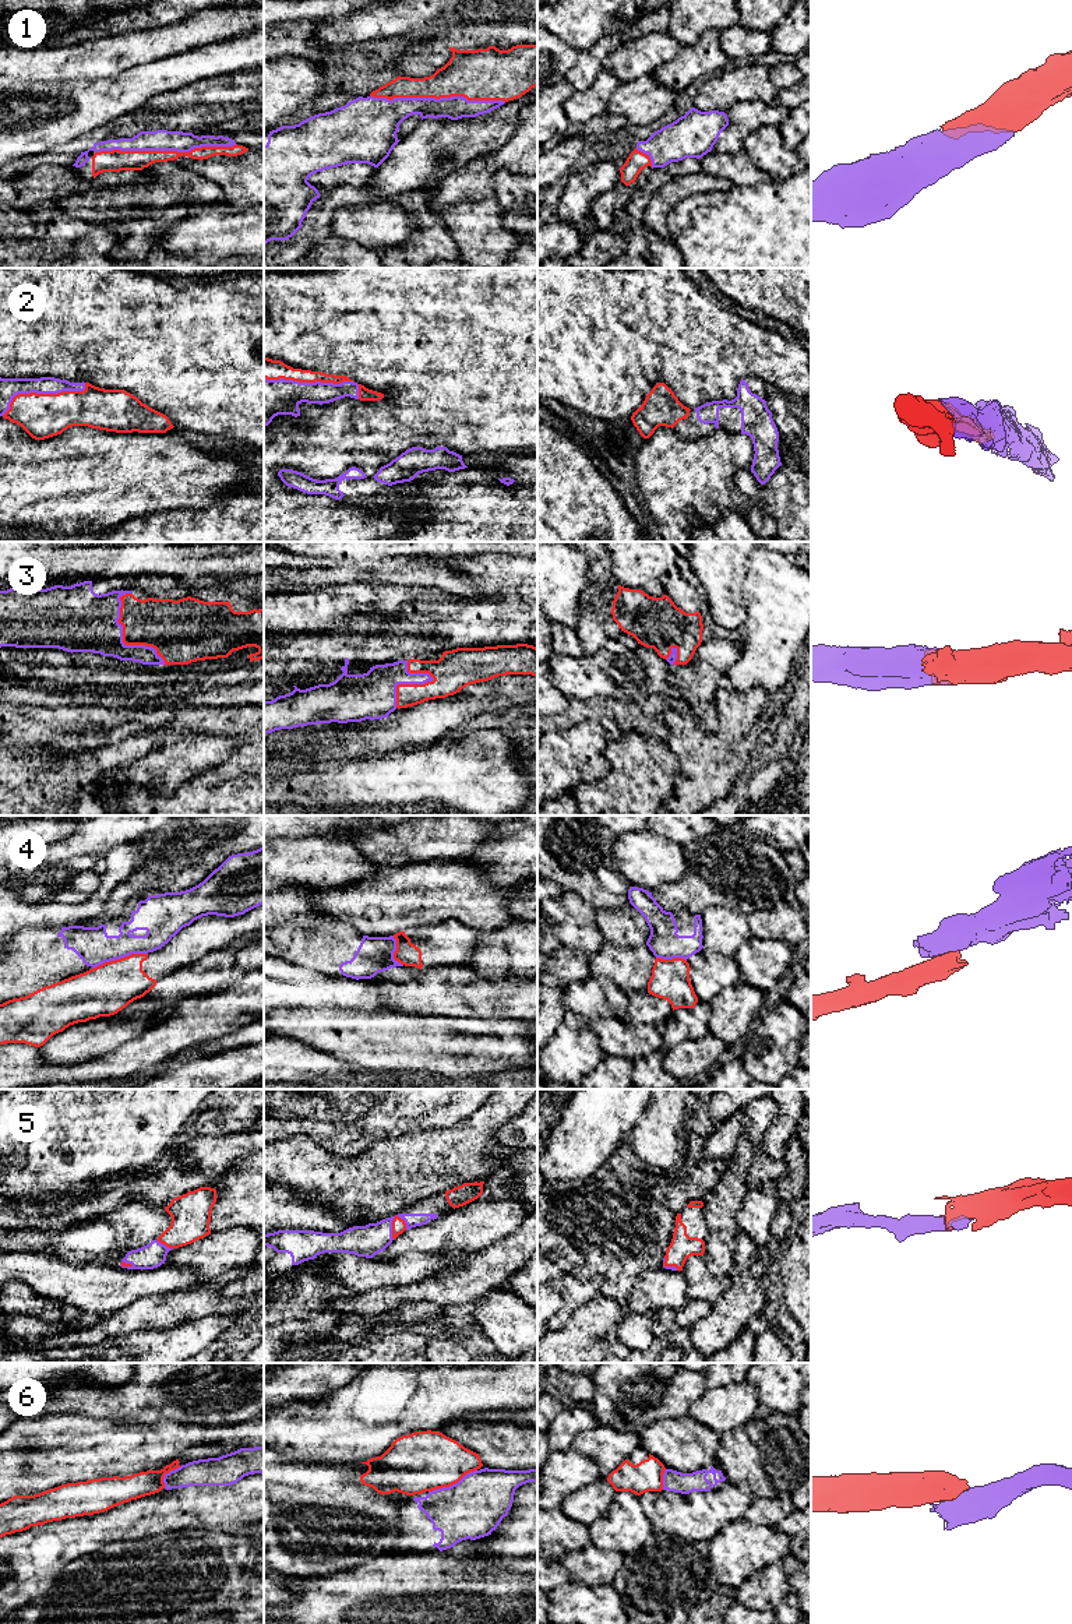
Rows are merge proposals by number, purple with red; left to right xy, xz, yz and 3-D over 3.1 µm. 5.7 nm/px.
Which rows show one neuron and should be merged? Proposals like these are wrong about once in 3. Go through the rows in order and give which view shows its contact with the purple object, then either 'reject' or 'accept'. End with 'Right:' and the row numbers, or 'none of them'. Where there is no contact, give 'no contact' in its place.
1: xy | accept
2: xy | accept
3: xy | accept
4: xy | reject
5: xz | accept
6: xz | reject
Right: 1, 2, 3, 5

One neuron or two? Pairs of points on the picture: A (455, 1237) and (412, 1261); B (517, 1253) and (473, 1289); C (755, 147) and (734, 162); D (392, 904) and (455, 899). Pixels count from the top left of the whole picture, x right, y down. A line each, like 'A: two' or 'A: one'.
A: two
B: one
C: two
D: one

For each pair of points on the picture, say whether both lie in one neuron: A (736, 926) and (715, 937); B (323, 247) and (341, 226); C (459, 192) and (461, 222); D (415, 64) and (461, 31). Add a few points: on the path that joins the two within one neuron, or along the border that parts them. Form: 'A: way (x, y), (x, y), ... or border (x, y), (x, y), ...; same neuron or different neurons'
A: way (730, 929), (720, 934); same neuron
B: border (332, 233), (365, 246); different neurons
C: border (492, 197), (459, 200), (445, 205), (438, 219); different neurons
D: way (426, 59), (450, 35); same neuron

